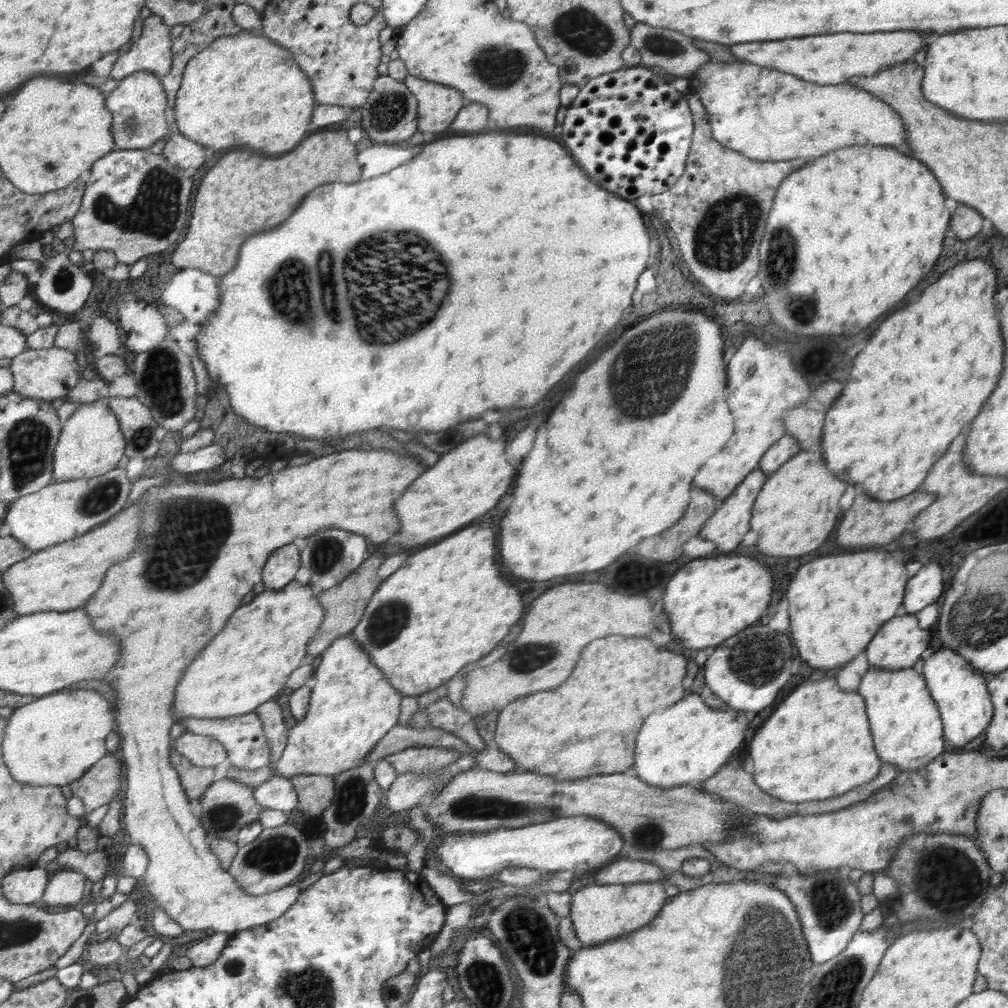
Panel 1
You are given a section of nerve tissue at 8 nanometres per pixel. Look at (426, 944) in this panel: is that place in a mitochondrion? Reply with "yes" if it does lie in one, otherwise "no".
no

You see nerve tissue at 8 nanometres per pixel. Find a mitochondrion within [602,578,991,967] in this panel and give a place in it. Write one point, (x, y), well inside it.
(944, 876)

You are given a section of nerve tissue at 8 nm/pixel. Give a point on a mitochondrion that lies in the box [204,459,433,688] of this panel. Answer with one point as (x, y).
(389, 620)

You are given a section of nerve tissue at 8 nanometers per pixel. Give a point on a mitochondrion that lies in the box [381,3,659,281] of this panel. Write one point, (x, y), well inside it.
(584, 34)

